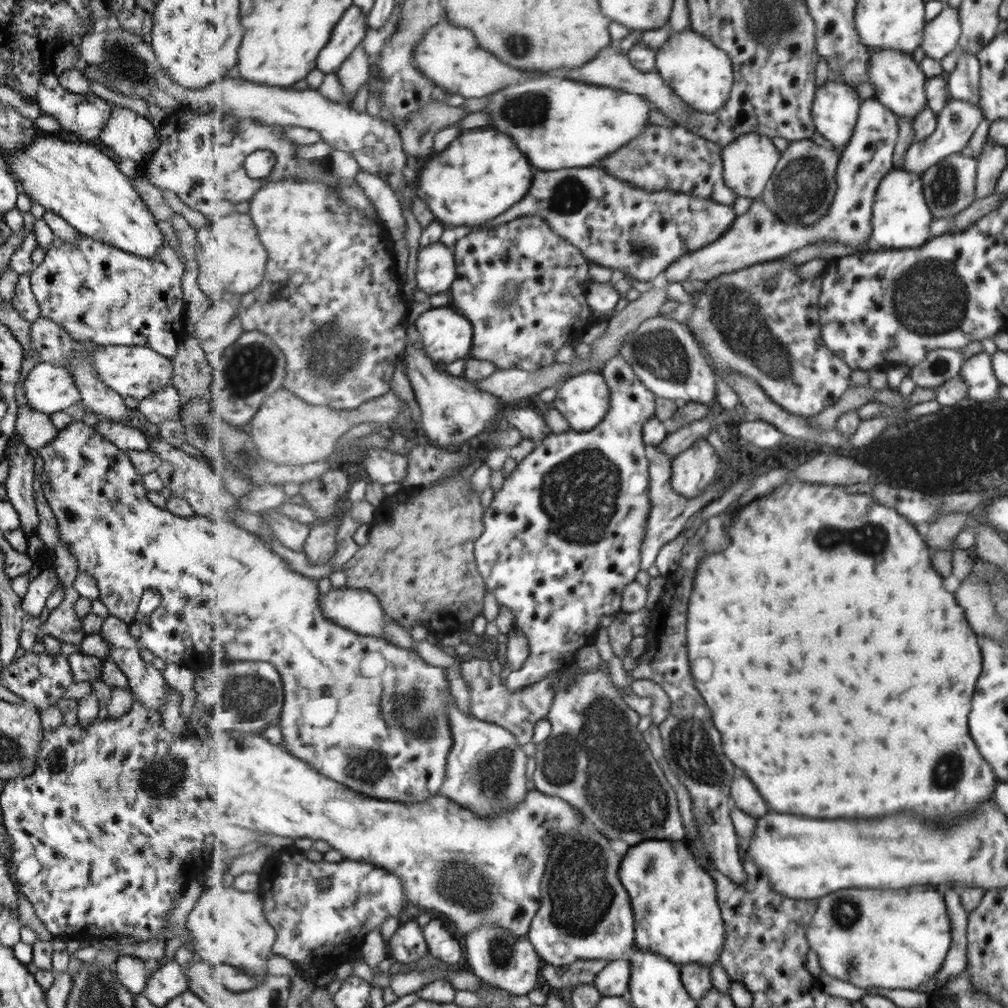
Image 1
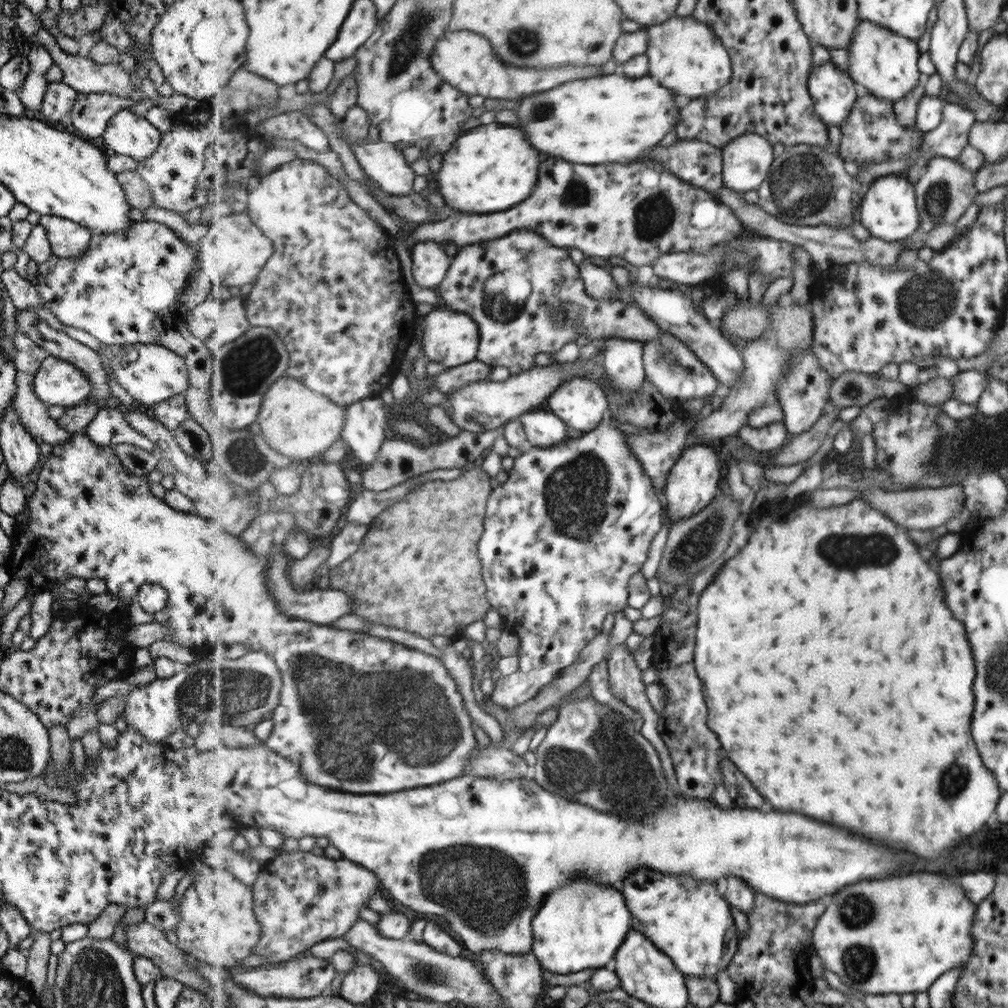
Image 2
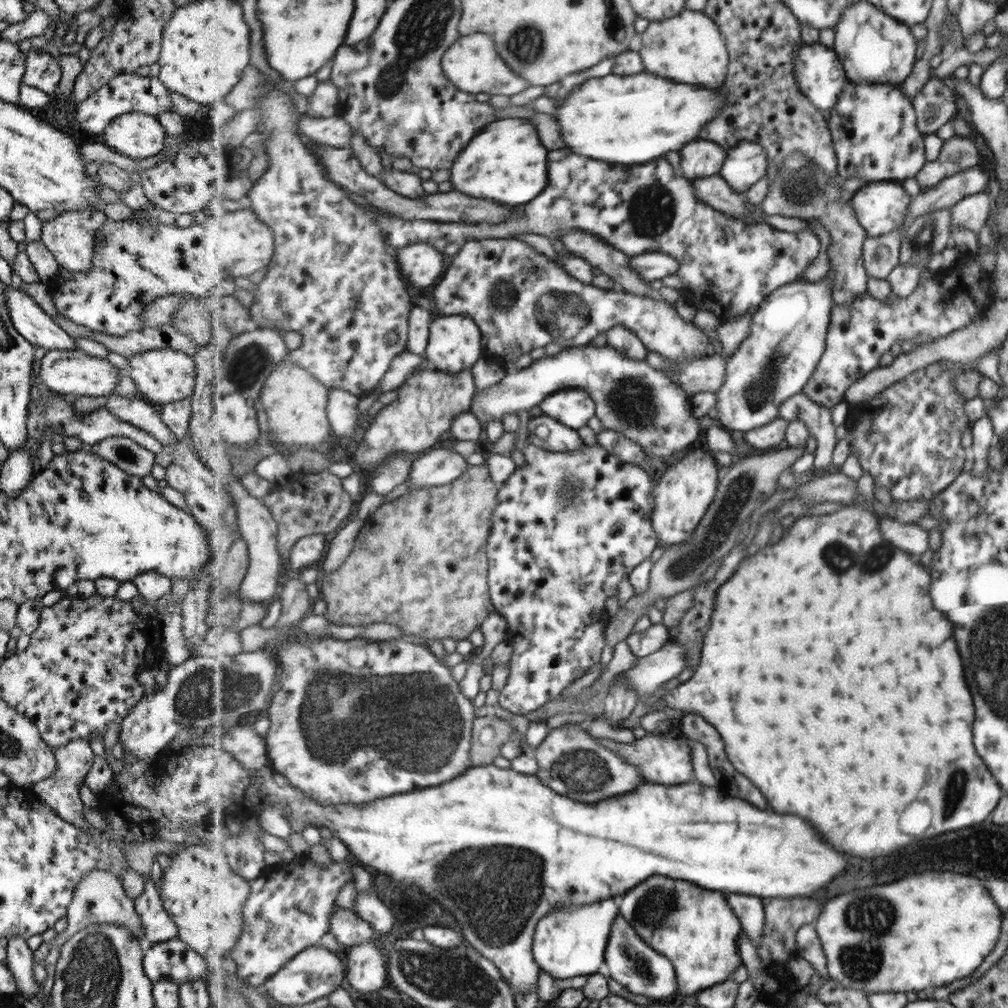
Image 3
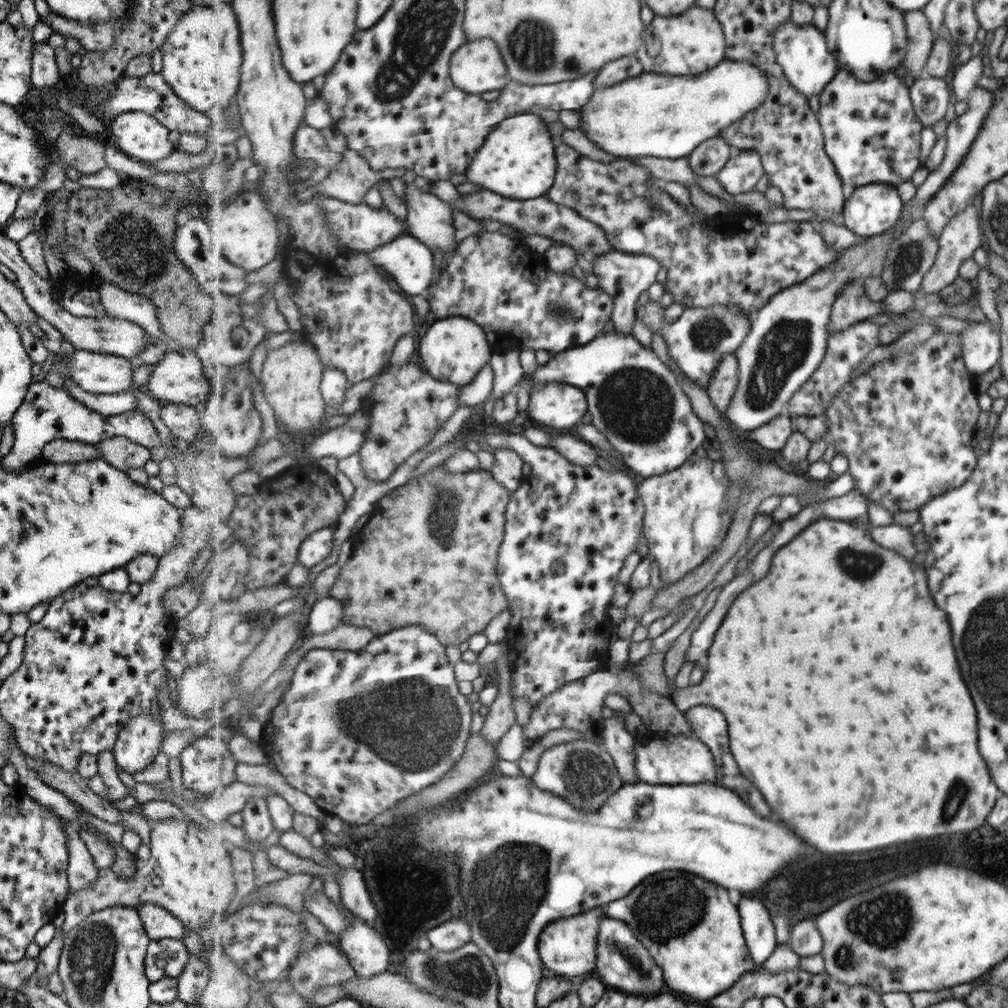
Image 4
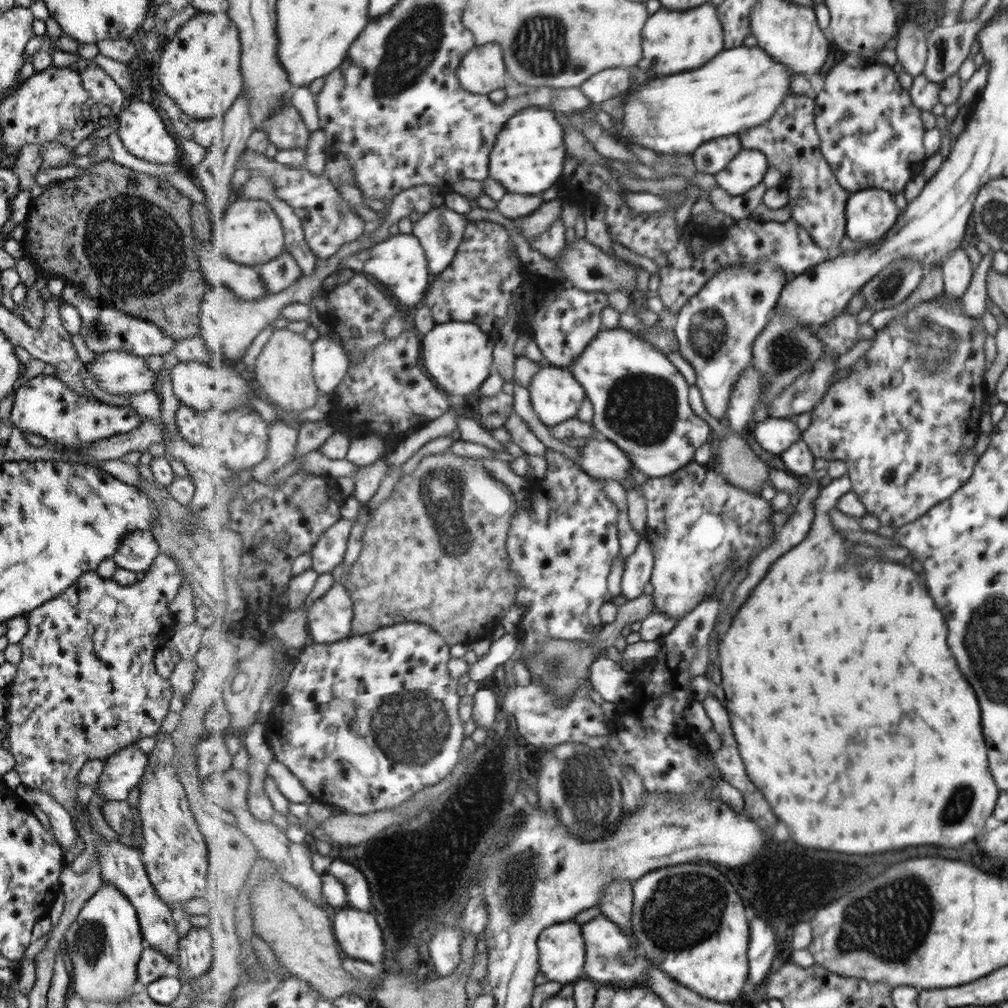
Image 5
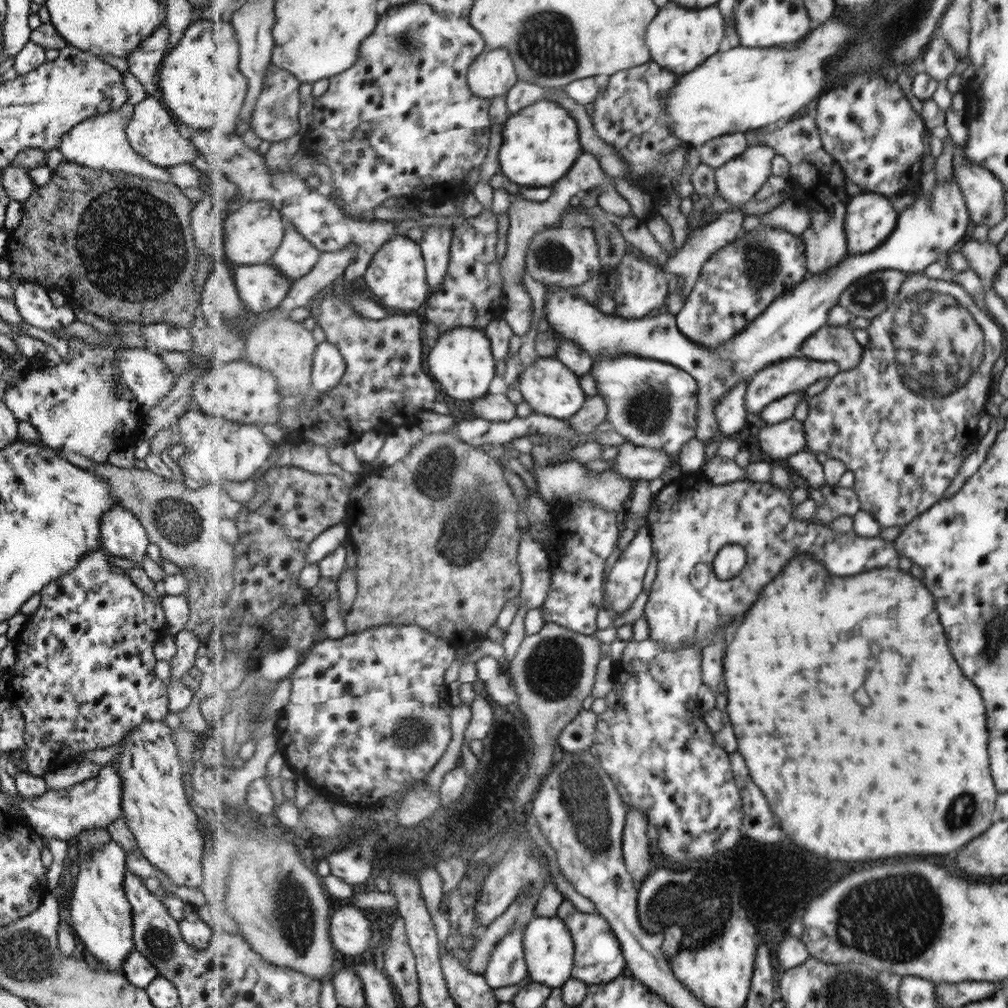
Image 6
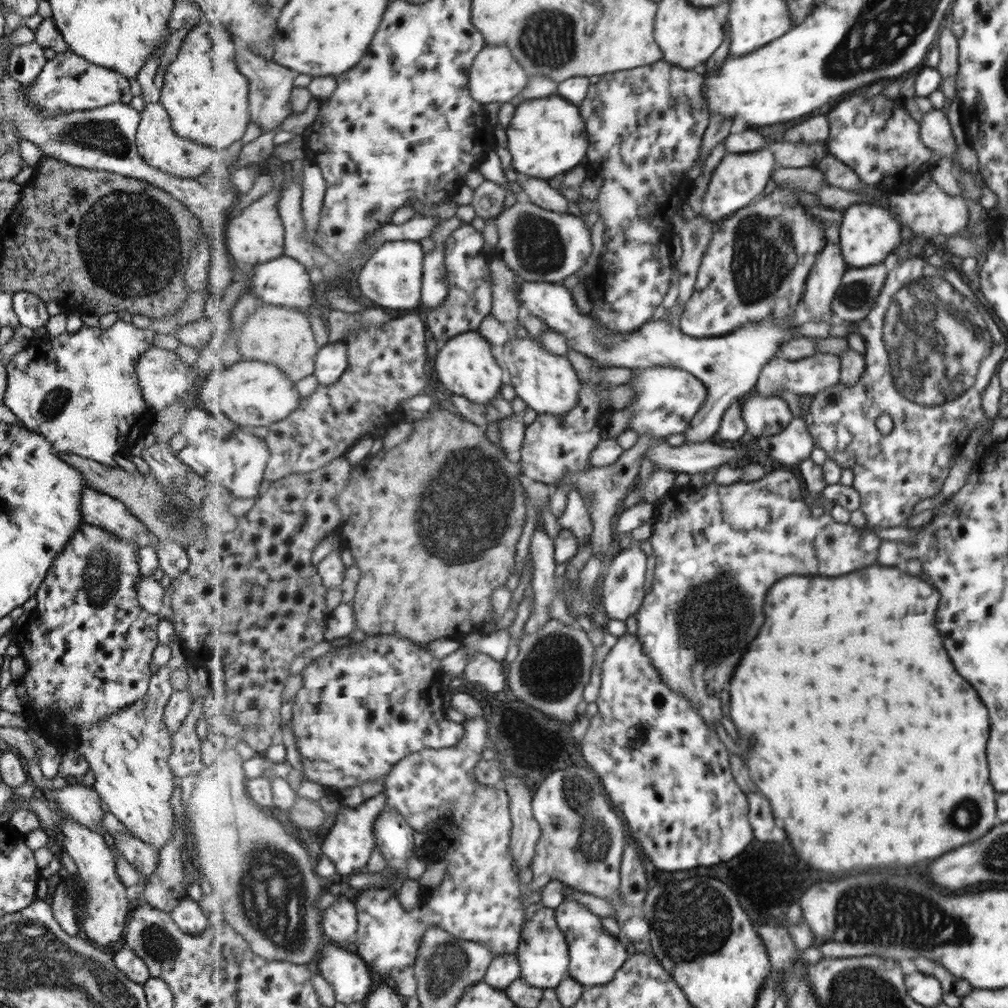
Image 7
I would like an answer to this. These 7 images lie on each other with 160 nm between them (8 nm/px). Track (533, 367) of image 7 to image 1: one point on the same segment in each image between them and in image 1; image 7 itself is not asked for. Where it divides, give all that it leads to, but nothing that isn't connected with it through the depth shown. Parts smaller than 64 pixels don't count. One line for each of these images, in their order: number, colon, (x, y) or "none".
1: (584, 400)
2: (580, 403)
3: (573, 407)
4: (558, 405)
5: (557, 395)
6: (549, 387)

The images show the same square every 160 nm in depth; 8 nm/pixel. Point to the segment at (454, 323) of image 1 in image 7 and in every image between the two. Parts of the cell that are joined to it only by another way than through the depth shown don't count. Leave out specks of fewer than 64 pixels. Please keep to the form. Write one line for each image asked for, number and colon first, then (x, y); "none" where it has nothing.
2: (452, 339)
3: (456, 344)
4: (456, 350)
5: (460, 355)
6: (462, 360)
7: (466, 366)

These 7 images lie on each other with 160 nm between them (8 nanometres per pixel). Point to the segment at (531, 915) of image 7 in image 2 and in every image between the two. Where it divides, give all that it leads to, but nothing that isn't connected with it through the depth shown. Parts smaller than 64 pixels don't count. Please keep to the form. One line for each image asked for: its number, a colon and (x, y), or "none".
2: (583, 926)
3: (572, 941)
4: (568, 947)
5: (563, 950)
6: (550, 950)

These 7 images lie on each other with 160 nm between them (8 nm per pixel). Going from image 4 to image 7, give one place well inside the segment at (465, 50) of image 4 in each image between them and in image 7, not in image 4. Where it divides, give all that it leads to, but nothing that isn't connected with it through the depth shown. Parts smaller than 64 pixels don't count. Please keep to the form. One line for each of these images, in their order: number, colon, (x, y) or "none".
5: (484, 70)
6: (494, 73)
7: (496, 76)

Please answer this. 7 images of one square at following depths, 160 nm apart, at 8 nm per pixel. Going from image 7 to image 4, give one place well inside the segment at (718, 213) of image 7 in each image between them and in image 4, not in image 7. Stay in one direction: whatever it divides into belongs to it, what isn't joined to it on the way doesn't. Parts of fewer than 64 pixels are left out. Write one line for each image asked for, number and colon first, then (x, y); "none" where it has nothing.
4: (742, 174)
5: (748, 169)
6: (739, 181)

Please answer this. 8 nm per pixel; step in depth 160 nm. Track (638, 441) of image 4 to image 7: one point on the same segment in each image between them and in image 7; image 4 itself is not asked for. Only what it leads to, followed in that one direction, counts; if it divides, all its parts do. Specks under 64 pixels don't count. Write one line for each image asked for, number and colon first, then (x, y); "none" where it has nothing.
5: (641, 401)
6: (654, 404)
7: (667, 400)

